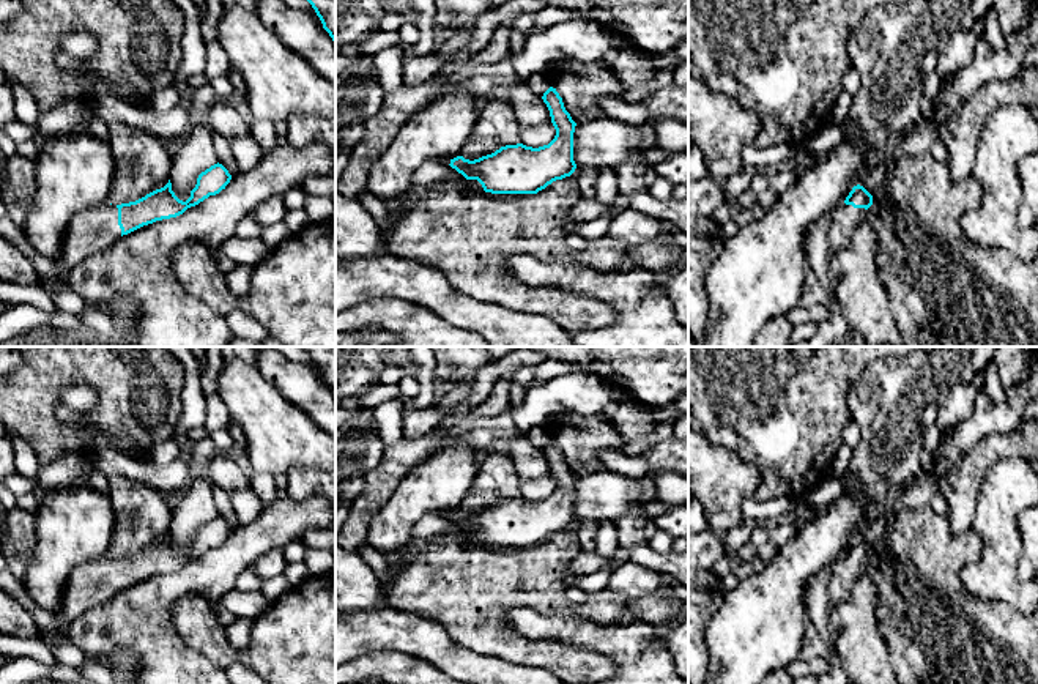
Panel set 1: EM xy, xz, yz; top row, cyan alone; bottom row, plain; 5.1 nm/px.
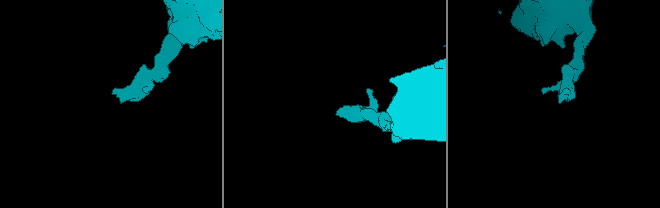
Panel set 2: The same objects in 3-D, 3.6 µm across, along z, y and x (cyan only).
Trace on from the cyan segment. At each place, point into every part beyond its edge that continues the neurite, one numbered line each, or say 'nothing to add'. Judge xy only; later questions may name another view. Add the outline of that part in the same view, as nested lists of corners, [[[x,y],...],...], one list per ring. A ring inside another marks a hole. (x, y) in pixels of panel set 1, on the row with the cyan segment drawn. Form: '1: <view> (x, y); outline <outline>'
1: xy (93, 230); outline [[[101,205],[76,214],[63,240],[63,276],[93,254],[102,252],[121,238],[117,205]]]

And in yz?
1: yz (845, 219); outline [[[844,202],[833,210],[832,225],[829,230],[830,251],[844,249],[849,246],[852,233],[858,222],[866,216],[865,208],[854,208]]]

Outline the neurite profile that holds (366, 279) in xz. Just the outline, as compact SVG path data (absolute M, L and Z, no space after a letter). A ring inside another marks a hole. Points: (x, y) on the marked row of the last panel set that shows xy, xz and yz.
M384 254L335 263L335 314L384 298L397 298L425 307L454 326L480 334L491 347L580 347L572 340L570 333L553 318L466 295L450 285L435 266Z

